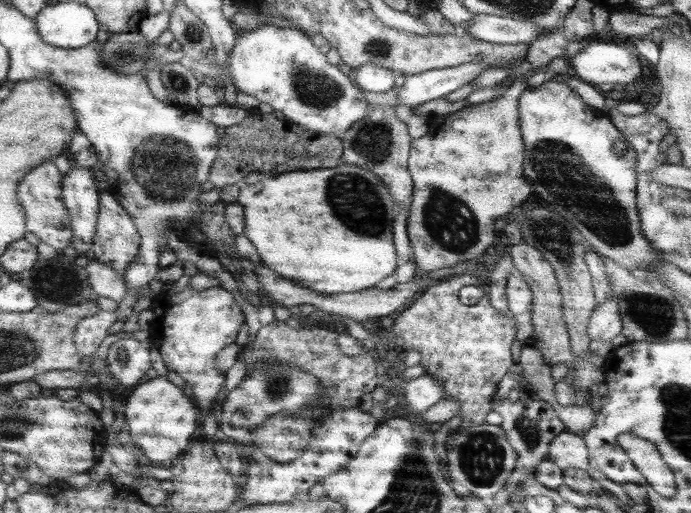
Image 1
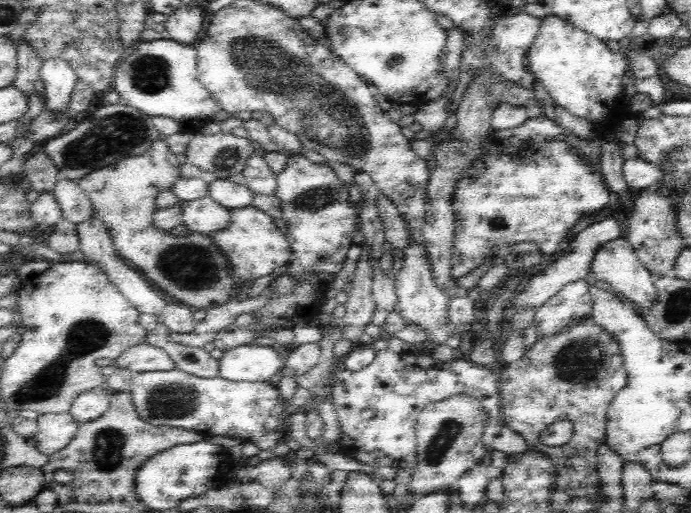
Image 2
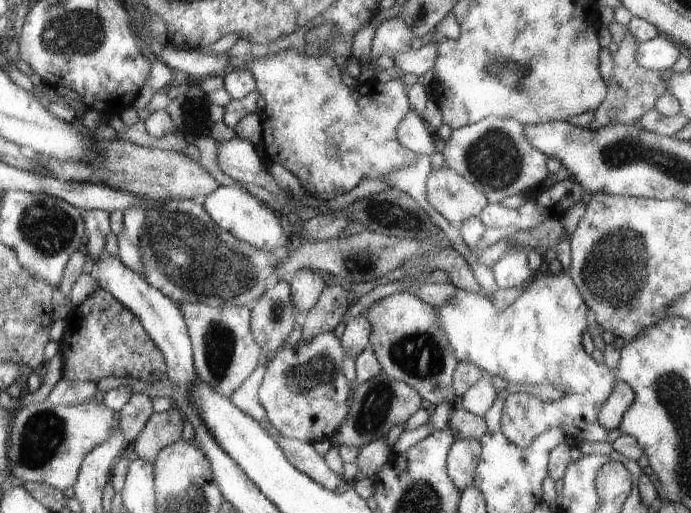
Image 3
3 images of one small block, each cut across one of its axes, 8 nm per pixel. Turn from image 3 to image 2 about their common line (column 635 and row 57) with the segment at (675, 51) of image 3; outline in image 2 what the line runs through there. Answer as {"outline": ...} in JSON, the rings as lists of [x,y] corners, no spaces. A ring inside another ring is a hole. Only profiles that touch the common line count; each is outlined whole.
{"outline":[[[62,57],[43,58],[39,78],[44,82],[47,98],[45,110],[63,113],[67,111],[70,91],[77,82],[77,76],[70,63]]]}

